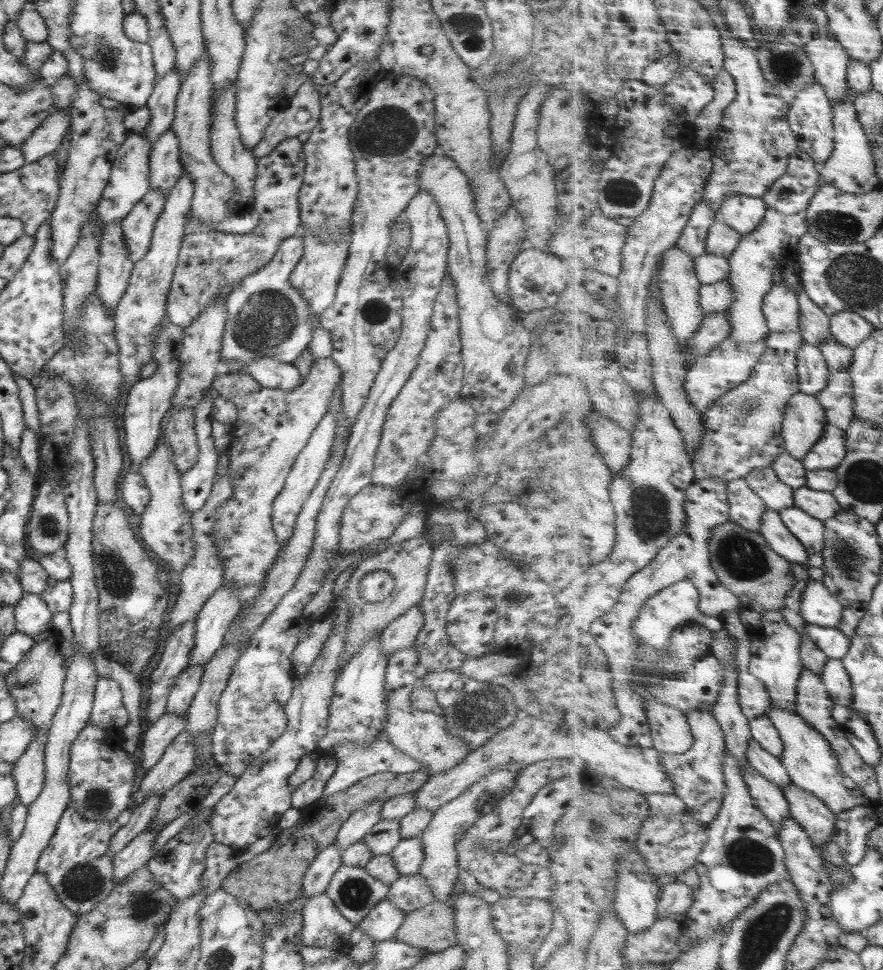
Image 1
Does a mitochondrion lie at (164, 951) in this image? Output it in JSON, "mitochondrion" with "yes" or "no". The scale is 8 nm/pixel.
{"mitochondrion":"no"}

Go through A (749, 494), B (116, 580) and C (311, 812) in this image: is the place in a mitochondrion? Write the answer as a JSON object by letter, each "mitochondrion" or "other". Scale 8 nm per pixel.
{"A":"other","B":"mitochondrion","C":"other"}

